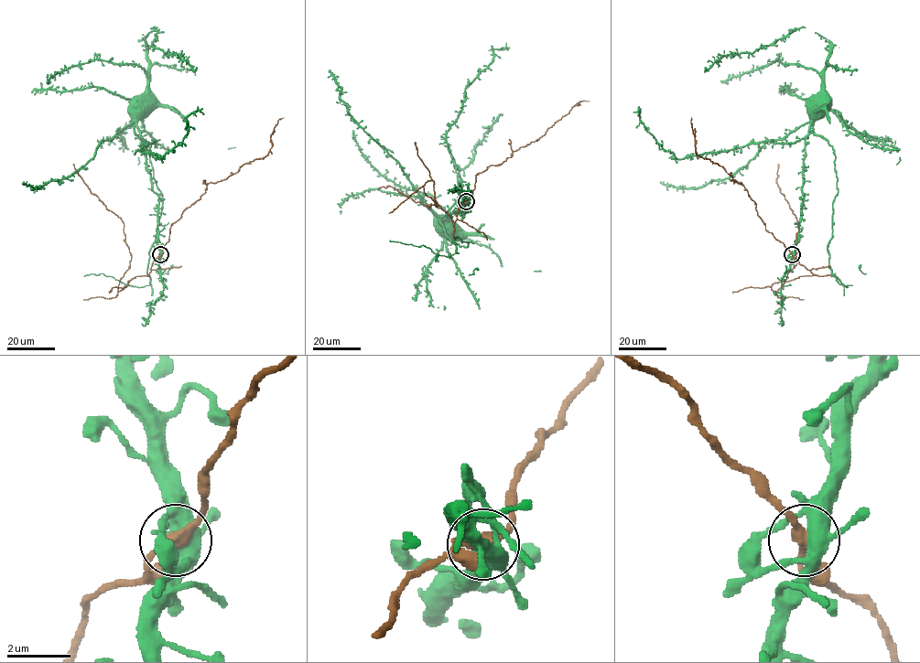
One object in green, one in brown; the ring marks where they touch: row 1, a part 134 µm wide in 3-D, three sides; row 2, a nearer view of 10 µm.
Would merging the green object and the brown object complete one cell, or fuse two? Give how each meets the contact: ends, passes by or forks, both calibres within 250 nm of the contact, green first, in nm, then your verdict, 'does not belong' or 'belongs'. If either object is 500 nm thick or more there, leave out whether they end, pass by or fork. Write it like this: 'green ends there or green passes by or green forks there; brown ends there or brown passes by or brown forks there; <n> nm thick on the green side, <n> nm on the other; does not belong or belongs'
green forks there; brown passes by; 480 nm thick on the green side, 320 nm on the other; belongs

